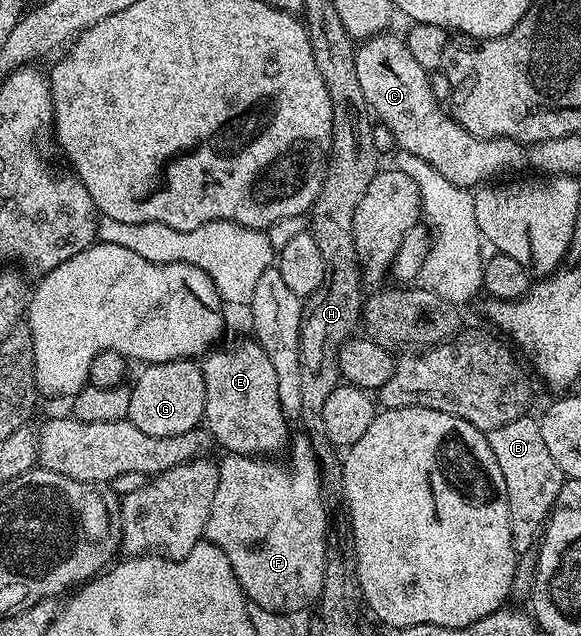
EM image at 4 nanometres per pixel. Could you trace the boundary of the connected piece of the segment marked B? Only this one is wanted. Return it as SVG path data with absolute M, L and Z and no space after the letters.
M523 416L508 424L500 424L500 428L488 434L492 456L496 456L496 464L500 464L500 472L504 472L504 488L508 488L512 548L518 556L531 553L537 547L564 481L561 468L544 445L541 421L530 417Z

